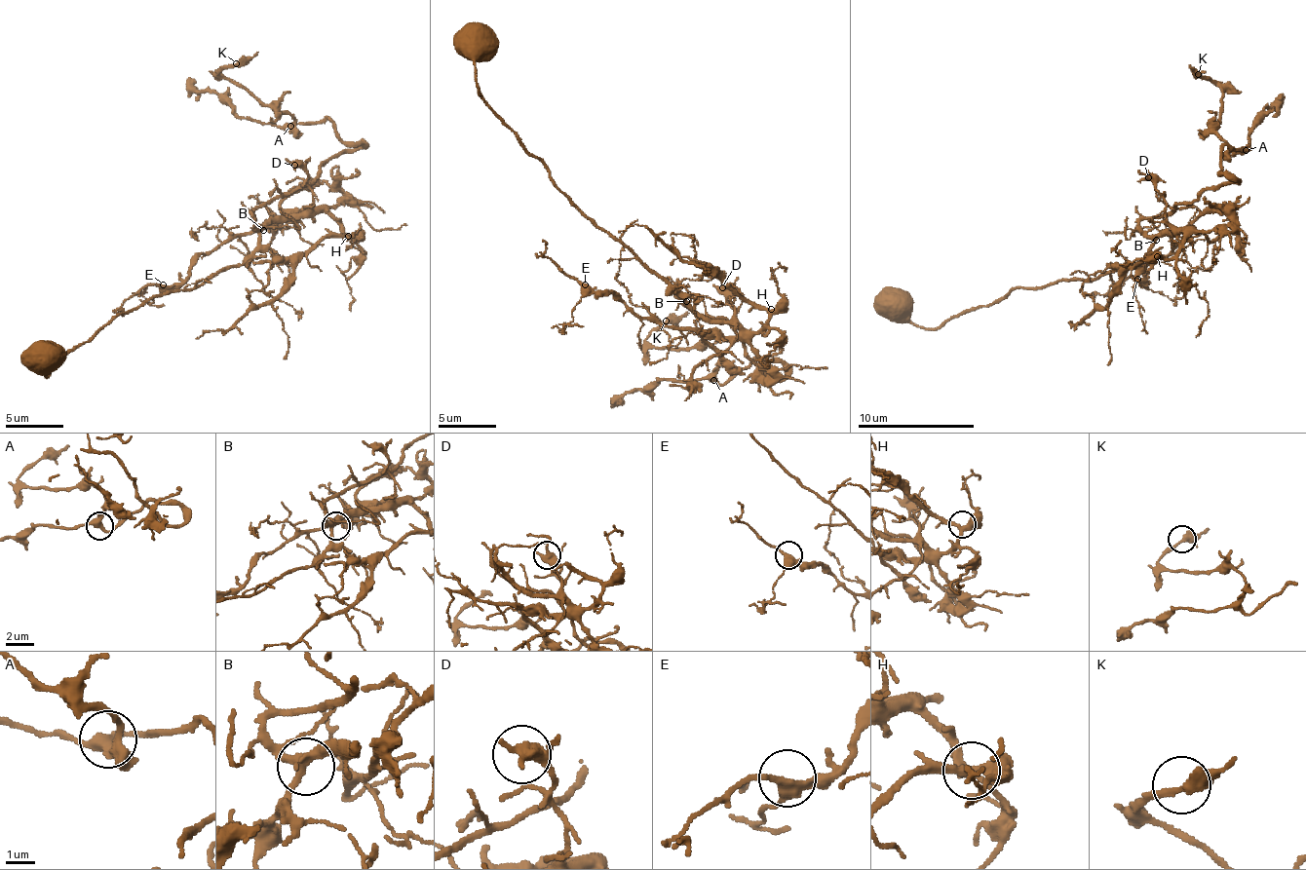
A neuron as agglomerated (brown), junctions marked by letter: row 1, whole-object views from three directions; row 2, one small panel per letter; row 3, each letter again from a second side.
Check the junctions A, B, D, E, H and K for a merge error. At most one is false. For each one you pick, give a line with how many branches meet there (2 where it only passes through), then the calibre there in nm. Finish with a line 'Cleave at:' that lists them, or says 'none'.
Cleave at: none

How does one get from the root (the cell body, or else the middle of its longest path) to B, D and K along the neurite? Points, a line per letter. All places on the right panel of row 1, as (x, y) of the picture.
B: (1159, 219), (1159, 224), (1147, 233), (1156, 240)
D: (1159, 219), (1159, 224), (1147, 233), (1150, 237), (1174, 233), (1165, 217), (1162, 194), (1148, 177)
K: (1159, 219), (1236, 184), (1221, 173), (1222, 147), (1250, 149), (1215, 132), (1221, 91), (1198, 74)

